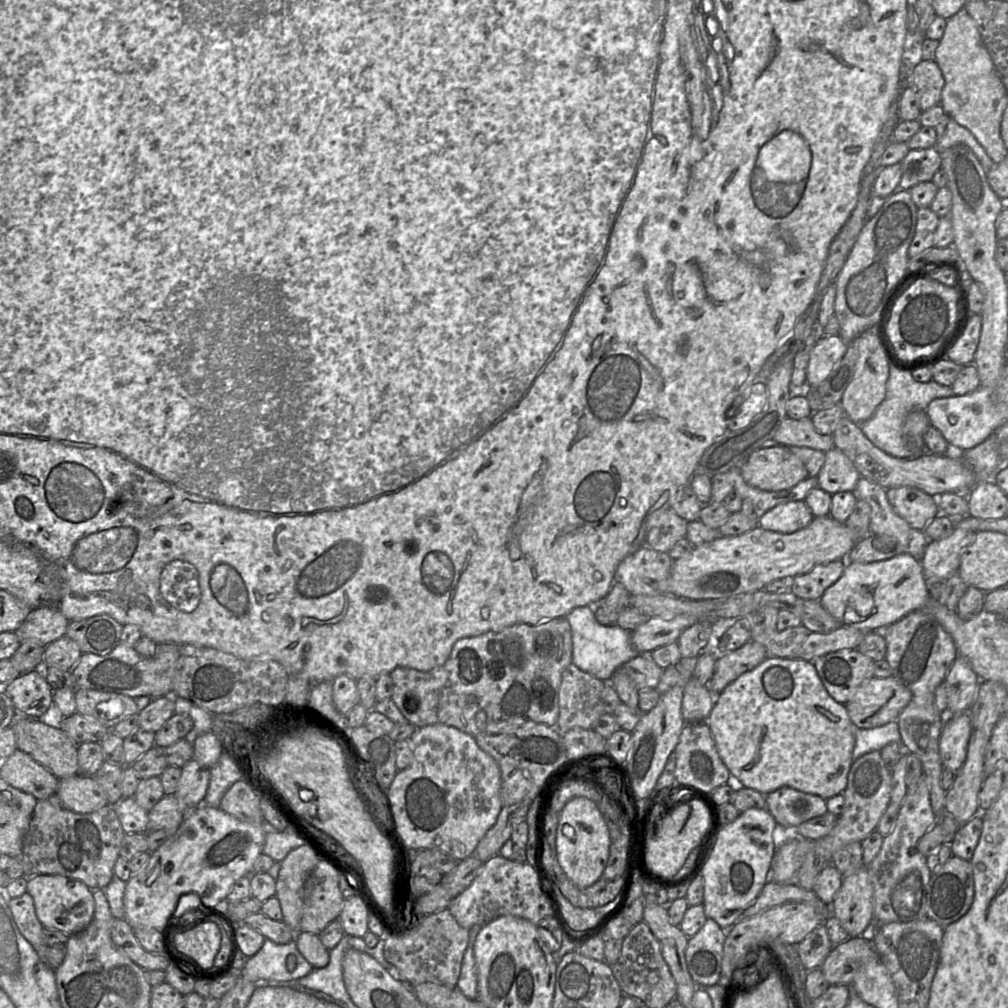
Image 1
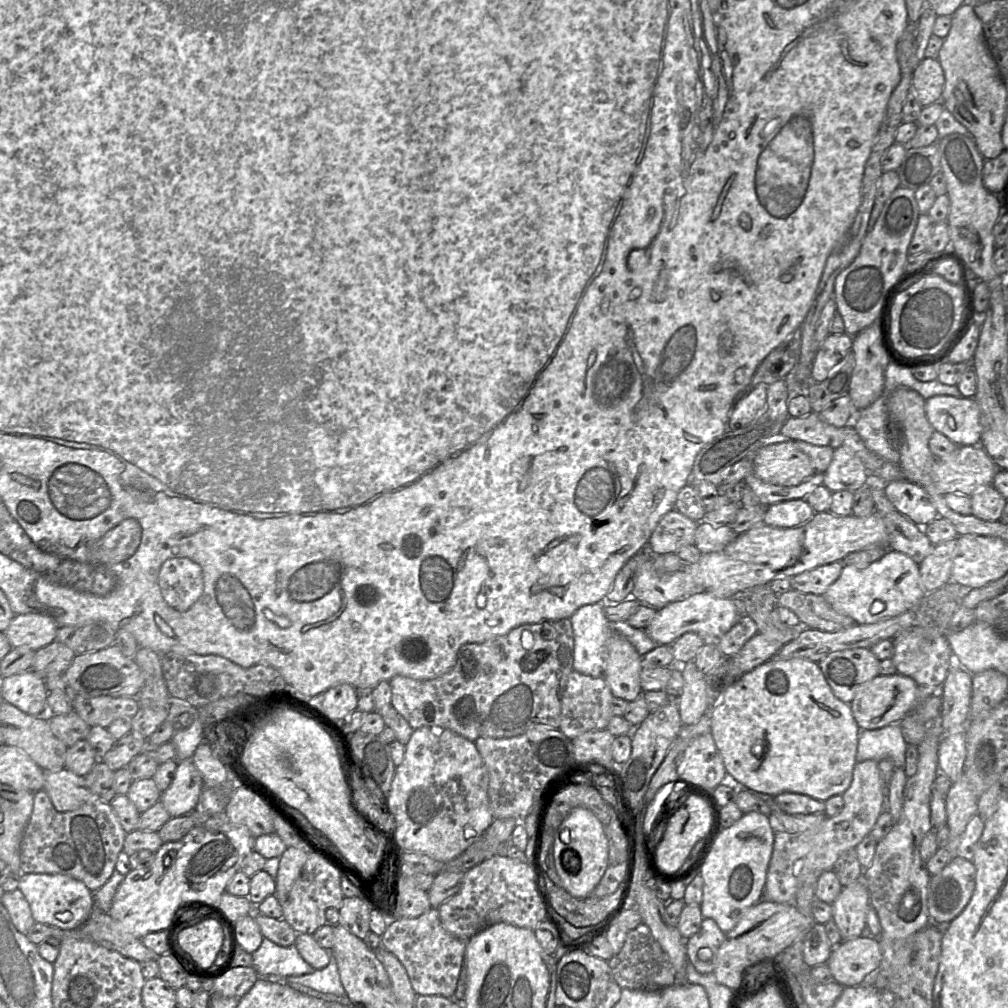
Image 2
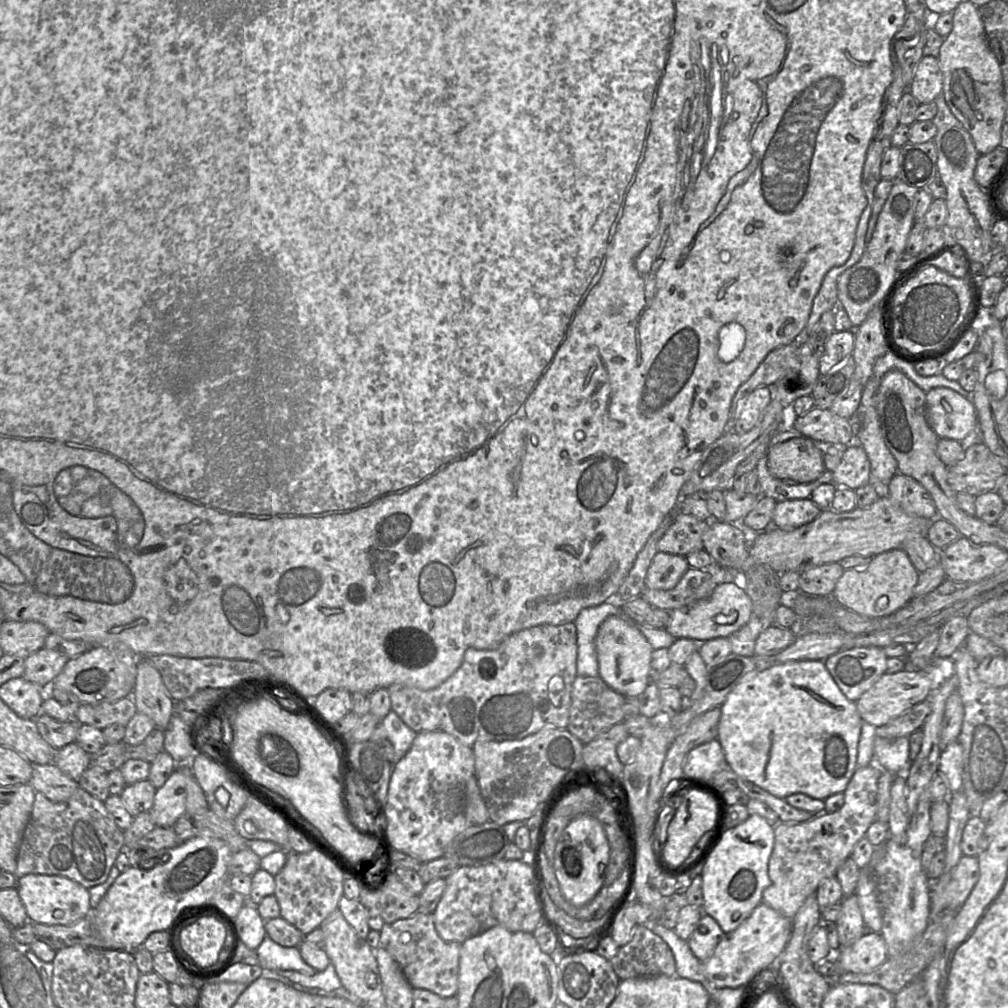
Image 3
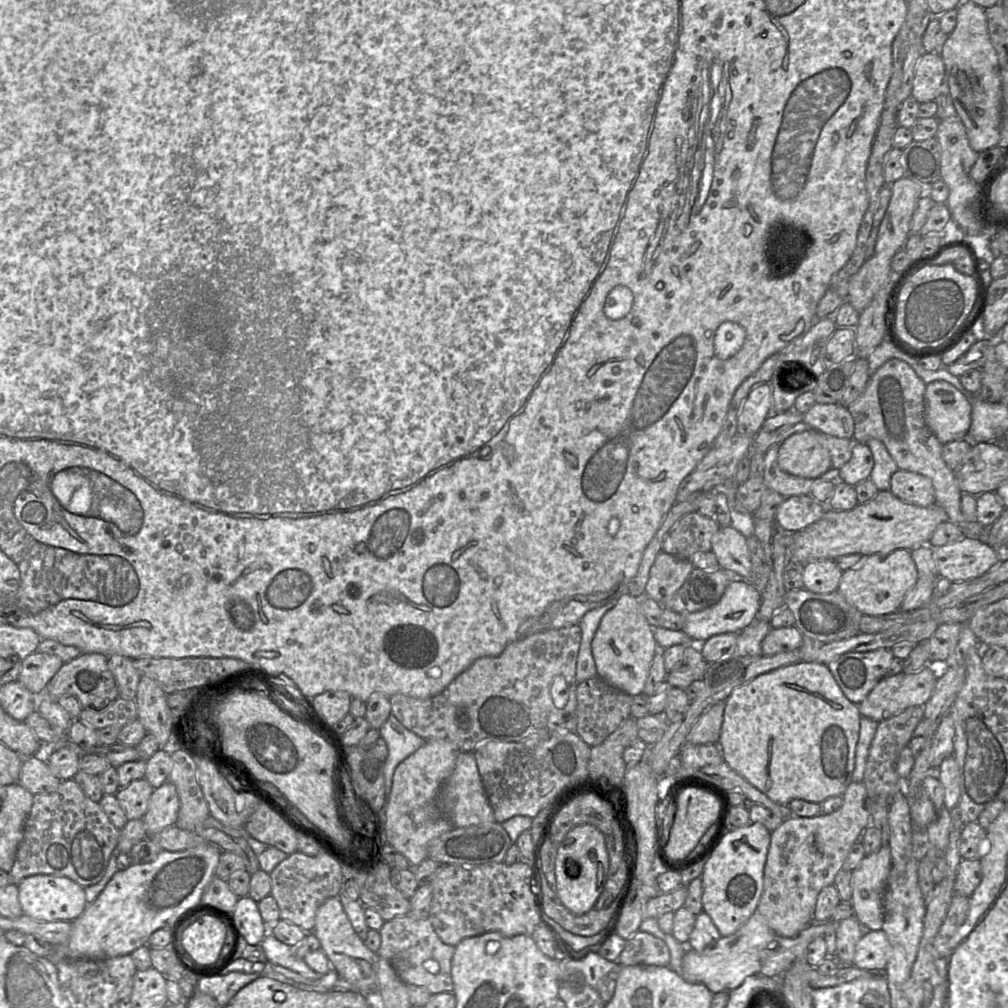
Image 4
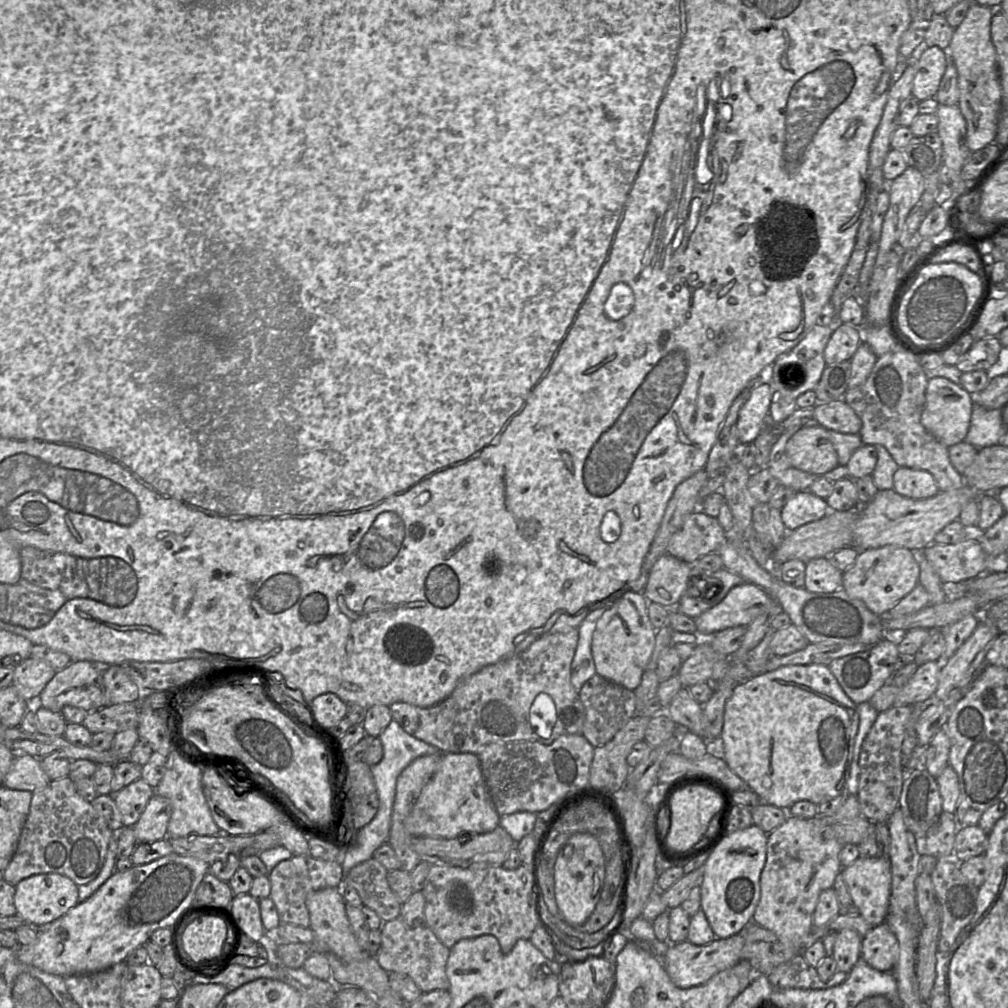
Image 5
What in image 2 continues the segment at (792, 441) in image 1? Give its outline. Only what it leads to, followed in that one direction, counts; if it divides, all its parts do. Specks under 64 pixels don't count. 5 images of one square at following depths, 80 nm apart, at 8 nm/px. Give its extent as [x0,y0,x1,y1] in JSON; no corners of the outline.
[780,412,844,449]

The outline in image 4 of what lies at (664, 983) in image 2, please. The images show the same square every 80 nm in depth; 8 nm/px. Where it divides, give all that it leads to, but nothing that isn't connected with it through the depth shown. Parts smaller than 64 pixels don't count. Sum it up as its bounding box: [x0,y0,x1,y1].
[617,930,670,966]

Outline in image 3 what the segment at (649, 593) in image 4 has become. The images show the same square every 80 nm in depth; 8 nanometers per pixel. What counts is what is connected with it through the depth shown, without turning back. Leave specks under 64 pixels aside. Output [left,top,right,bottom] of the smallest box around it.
[646,551,689,590]

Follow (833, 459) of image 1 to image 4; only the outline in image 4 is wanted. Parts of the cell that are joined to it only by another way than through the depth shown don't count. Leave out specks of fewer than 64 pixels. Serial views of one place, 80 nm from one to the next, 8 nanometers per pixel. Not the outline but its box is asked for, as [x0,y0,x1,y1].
[839,443,874,486]

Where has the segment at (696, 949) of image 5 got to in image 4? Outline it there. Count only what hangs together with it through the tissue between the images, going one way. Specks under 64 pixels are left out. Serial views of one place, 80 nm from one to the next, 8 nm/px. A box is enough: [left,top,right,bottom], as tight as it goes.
[681,911,775,993]

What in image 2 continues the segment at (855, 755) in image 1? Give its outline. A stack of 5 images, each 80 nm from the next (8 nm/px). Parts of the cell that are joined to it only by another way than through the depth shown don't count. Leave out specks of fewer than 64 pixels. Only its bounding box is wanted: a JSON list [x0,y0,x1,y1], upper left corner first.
[856,724,908,768]

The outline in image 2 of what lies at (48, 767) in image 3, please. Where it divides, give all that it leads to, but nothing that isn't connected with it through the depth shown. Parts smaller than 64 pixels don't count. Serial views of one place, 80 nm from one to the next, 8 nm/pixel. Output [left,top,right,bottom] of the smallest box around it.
[44,768,99,812]

